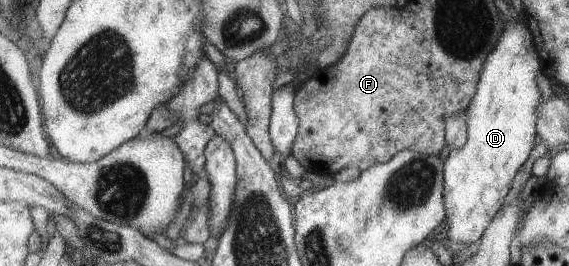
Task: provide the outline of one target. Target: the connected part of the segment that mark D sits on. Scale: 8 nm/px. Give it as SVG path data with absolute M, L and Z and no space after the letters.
M524 17L522 21L508 21L494 49L483 61L475 95L467 105L465 144L455 152L450 151L443 163L447 236L457 247L468 247L479 239L503 205L514 174L536 143L534 123L540 99L540 91L536 87L538 71L538 51Z

